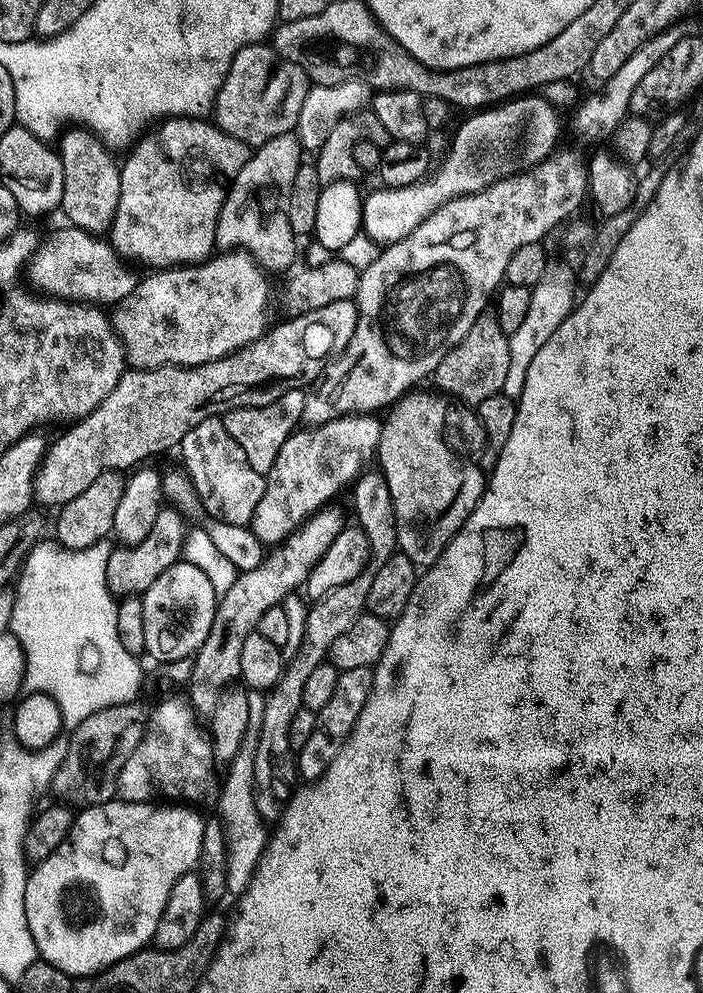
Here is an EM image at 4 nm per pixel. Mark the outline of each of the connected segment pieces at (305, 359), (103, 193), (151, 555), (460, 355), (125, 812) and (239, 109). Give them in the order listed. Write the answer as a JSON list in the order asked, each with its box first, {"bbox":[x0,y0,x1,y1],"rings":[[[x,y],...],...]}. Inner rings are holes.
[{"bbox":[34,299,358,510],"rings":[[[355,299],[343,300],[342,302],[330,302],[330,306],[322,306],[322,310],[310,310],[302,312],[291,317],[293,320],[284,320],[281,324],[273,323],[268,331],[260,336],[254,342],[250,342],[244,348],[232,352],[228,356],[218,358],[214,362],[206,362],[199,364],[193,368],[146,368],[143,370],[128,370],[118,382],[118,386],[114,386],[114,390],[110,390],[110,394],[106,394],[106,398],[102,398],[102,402],[94,409],[89,416],[81,416],[75,421],[57,440],[54,440],[48,448],[48,452],[44,456],[44,460],[40,464],[40,469],[36,472],[36,482],[34,485],[34,496],[41,505],[49,504],[52,510],[59,509],[66,502],[70,502],[74,498],[78,498],[78,494],[82,494],[82,490],[87,490],[90,482],[94,482],[94,478],[98,478],[98,474],[106,474],[107,472],[120,472],[135,469],[137,466],[143,465],[147,456],[156,456],[159,452],[168,452],[179,449],[182,438],[186,438],[186,434],[190,434],[190,430],[194,430],[194,426],[198,426],[198,422],[206,422],[206,418],[211,416],[223,417],[224,413],[234,410],[235,408],[245,408],[246,406],[266,406],[270,402],[274,402],[274,398],[282,398],[282,394],[286,394],[292,388],[301,390],[307,389],[309,386],[315,385],[320,377],[324,375],[324,369],[333,354],[338,354],[350,342],[350,338],[354,338],[354,326],[358,322],[358,310],[356,309]]]},{"bbox":[58,126,120,234],"rings":[[[72,126],[64,137],[59,137],[58,151],[60,161],[62,162],[62,202],[59,211],[64,212],[64,216],[69,225],[73,228],[81,228],[84,232],[93,234],[107,233],[112,227],[112,219],[114,218],[114,210],[118,206],[118,194],[120,193],[120,164],[115,160],[113,153],[107,144],[96,136],[93,132],[89,132],[83,126]]]},{"bbox":[106,507,190,598],"rings":[[[161,507],[158,518],[154,521],[154,527],[146,538],[142,538],[137,544],[120,544],[113,547],[110,558],[106,562],[106,582],[108,590],[113,596],[123,598],[125,596],[140,596],[150,582],[155,582],[158,574],[170,566],[174,566],[181,559],[184,551],[184,538],[190,528],[186,523],[186,516],[179,507]]]},{"bbox":[431,318,510,406],"rings":[[[481,318],[470,326],[470,331],[442,362],[433,370],[431,383],[441,388],[445,397],[464,406],[478,406],[486,402],[486,398],[499,396],[504,391],[506,374],[510,374],[510,346],[508,335],[498,326],[495,318]]]},{"bbox":[24,798,205,976],"rings":[[[113,798],[105,804],[89,804],[81,807],[75,813],[70,834],[44,860],[39,861],[29,871],[26,882],[26,894],[24,895],[24,905],[26,906],[26,922],[30,926],[30,934],[36,943],[36,951],[39,959],[45,960],[47,964],[52,964],[58,970],[62,970],[71,976],[93,976],[96,972],[101,972],[114,962],[118,962],[127,956],[141,951],[153,943],[156,931],[158,930],[158,918],[162,918],[162,910],[166,910],[166,898],[170,898],[170,890],[174,890],[174,882],[182,878],[182,874],[193,871],[200,863],[200,851],[202,850],[202,830],[204,829],[205,817],[199,816],[197,809],[192,806],[177,806],[172,802],[141,802],[139,800],[121,800]]]},{"bbox":[214,43,309,150],"rings":[[[271,43],[251,44],[238,50],[238,54],[234,54],[230,62],[230,70],[224,76],[222,86],[216,95],[214,123],[230,138],[236,138],[238,142],[248,145],[249,149],[255,150],[270,142],[270,138],[278,138],[295,129],[298,113],[302,108],[302,102],[306,100],[309,87],[307,71],[299,64],[290,64],[287,60],[283,60]]]}]

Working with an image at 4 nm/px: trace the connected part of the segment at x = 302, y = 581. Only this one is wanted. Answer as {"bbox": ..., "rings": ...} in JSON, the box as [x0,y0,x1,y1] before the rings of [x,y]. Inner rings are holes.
{"bbox":[210,506,346,642],"rings":[[[325,506],[315,512],[303,526],[288,535],[282,546],[276,546],[267,553],[259,567],[249,572],[239,573],[230,590],[219,593],[216,602],[214,622],[210,626],[210,642],[246,642],[246,638],[256,631],[258,622],[266,610],[281,605],[285,597],[295,593],[299,586],[307,585],[310,570],[330,550],[330,542],[346,524],[334,506]]]}

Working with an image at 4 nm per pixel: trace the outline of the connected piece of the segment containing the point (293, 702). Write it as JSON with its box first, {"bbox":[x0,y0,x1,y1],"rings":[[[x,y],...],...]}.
{"bbox":[254,566,376,824],"rings":[[[369,566],[358,574],[346,586],[338,586],[330,590],[321,600],[315,601],[309,607],[304,637],[300,649],[292,657],[292,662],[283,669],[276,687],[263,697],[264,709],[259,709],[260,733],[254,736],[256,745],[254,760],[255,778],[255,809],[265,823],[274,824],[282,818],[288,803],[292,799],[293,786],[299,777],[299,768],[296,765],[296,750],[290,746],[290,722],[294,722],[294,714],[304,707],[302,702],[302,686],[306,686],[306,678],[329,659],[334,642],[358,622],[360,616],[365,615],[368,607],[370,586],[374,583],[376,568]]]}

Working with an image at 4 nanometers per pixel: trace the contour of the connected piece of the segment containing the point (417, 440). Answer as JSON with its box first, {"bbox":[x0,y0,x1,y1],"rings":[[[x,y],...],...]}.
{"bbox":[375,390,486,569],"rings":[[[413,390],[400,397],[395,404],[391,405],[388,418],[384,418],[380,425],[380,441],[376,447],[375,459],[380,460],[378,471],[386,478],[386,486],[390,486],[390,502],[394,502],[394,514],[396,515],[396,547],[399,555],[410,558],[410,562],[425,569],[434,562],[438,562],[438,558],[442,554],[442,550],[446,550],[446,546],[458,534],[458,530],[466,522],[466,518],[470,518],[470,514],[474,510],[474,506],[478,506],[478,502],[484,493],[484,485],[486,483],[485,469],[481,468],[479,463],[474,459],[474,452],[468,449],[468,440],[472,440],[481,435],[480,421],[475,411],[469,410],[467,407],[461,406],[459,403],[453,402],[451,399],[437,396],[431,396],[428,392],[420,392],[421,390]]]}

